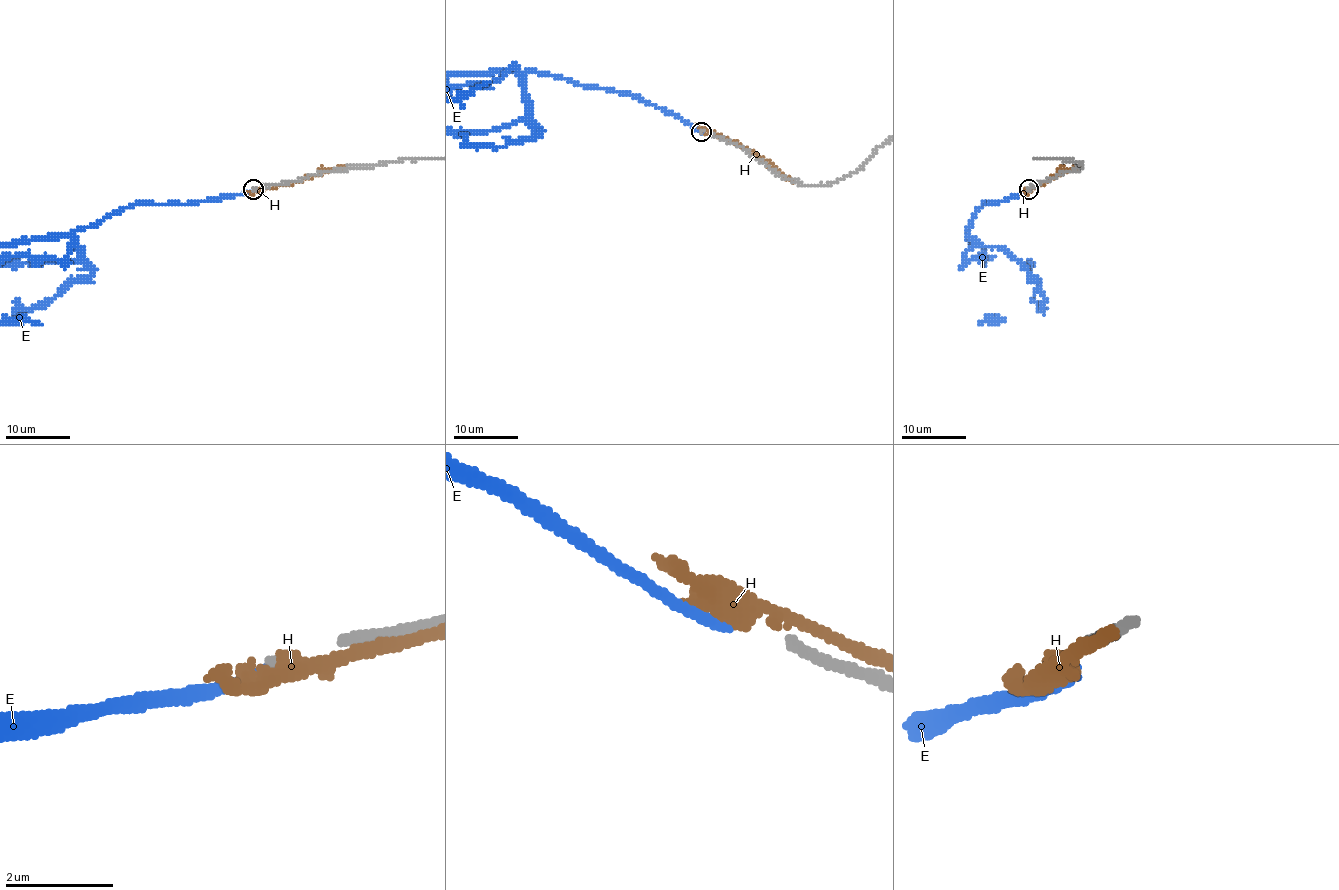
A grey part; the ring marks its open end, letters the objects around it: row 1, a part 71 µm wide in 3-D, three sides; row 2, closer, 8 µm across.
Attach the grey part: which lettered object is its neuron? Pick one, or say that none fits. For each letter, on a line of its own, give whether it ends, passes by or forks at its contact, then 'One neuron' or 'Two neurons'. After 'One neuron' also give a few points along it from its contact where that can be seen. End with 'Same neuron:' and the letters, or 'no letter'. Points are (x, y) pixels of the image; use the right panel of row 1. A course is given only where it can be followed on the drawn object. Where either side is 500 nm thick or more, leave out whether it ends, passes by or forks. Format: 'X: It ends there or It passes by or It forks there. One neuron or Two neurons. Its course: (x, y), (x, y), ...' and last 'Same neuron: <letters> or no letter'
E: It ends there. Two neurons
H: It passes by. Two neurons
Same neuron: no letter

